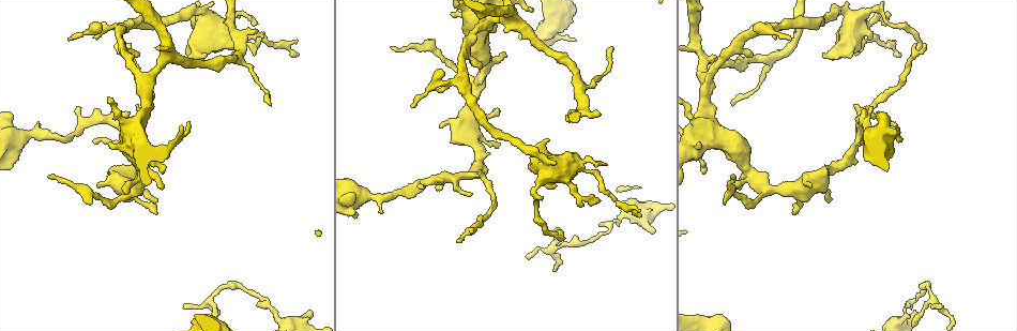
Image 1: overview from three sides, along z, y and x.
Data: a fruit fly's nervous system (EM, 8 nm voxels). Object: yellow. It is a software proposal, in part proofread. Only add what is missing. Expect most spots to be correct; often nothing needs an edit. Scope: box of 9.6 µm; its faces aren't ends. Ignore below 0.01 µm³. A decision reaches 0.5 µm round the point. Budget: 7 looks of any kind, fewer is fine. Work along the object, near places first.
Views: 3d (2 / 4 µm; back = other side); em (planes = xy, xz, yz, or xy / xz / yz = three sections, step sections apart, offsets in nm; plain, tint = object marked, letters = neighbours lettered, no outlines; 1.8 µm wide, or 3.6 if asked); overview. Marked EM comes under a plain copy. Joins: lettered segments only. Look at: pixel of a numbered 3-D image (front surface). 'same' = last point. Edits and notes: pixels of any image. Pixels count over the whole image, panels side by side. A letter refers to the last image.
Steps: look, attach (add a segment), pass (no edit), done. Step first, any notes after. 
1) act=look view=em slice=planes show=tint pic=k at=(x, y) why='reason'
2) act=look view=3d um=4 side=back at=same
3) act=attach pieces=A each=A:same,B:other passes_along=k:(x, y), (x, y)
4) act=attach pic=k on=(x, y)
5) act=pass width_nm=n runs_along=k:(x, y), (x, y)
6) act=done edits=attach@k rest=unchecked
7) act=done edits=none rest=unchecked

act=look view=em slice=xy step=8 show=letters pic=1 at=(247, 44)

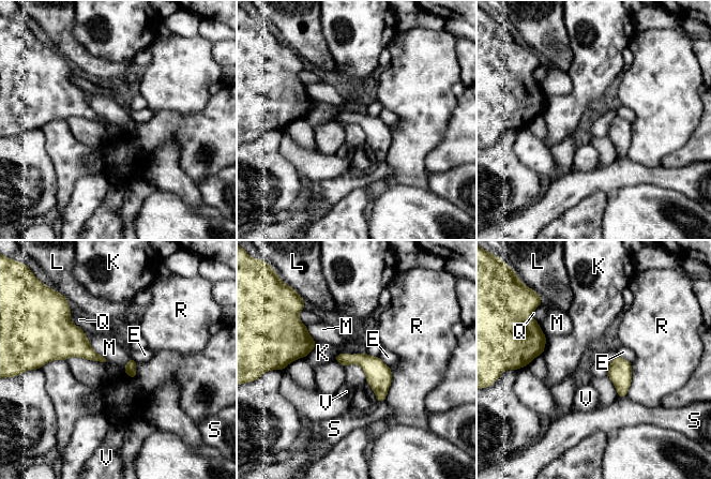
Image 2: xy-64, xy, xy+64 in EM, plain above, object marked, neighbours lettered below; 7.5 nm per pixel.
act=pass width_nm=80 longest_contact=M:300nm each=E:other,K:other,L:other,M:other,Q:other,R:other,S:other,V:other found='none of them fits'

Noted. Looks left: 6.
act=look view=3d um=2 pic=1 at=(69, 37) why='branch stops here'

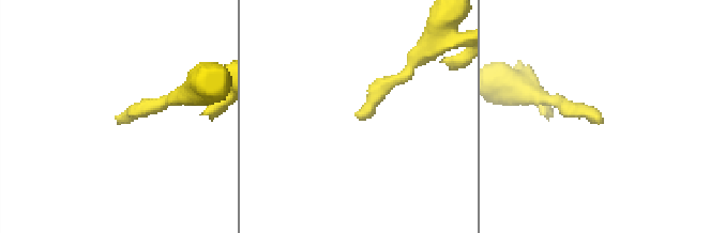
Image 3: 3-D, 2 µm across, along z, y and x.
act=look view=em slice=planes show=letters pic=3 at=(601, 113) why='shape alone is not enough'

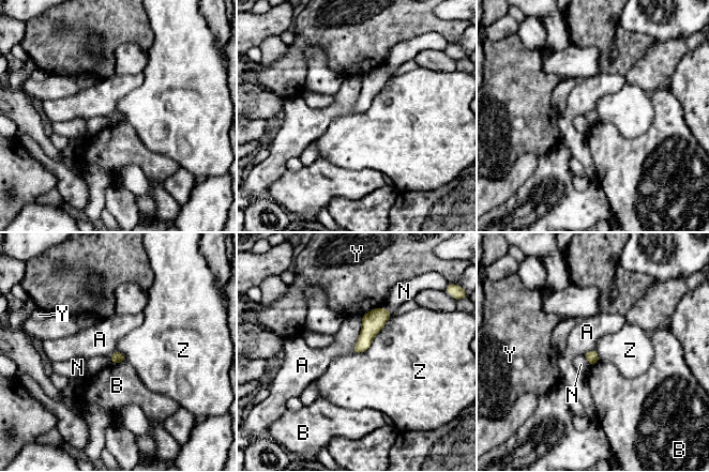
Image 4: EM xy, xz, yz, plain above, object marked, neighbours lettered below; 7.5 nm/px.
act=pass each=A:other,B:other,N:other,Y:other,Z:other border=4:(389, 317), (372, 344), (353, 353) found='none of them fits'

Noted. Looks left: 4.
act=look view=em um=3.6 slice=planes show=letters pic=1 at=(489, 63) why='calibre changes'

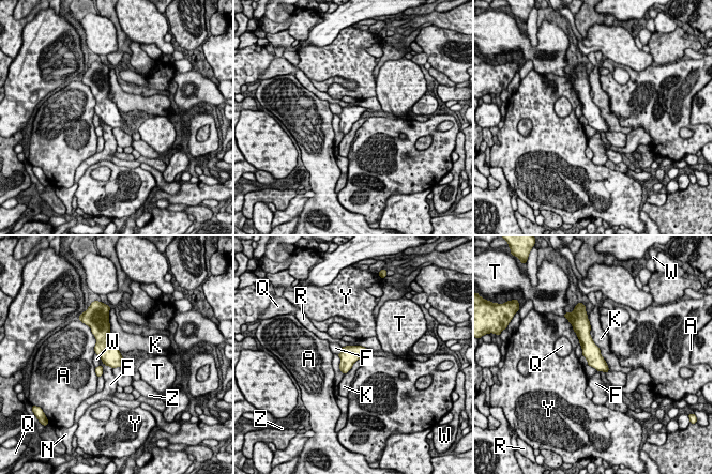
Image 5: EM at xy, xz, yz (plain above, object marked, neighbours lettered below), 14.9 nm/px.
act=pass width_nm=240 each=A:other,F:other,K:other,N:other,Q:other,R:other,T:other,W:other,Y:other,Z:other border=5:(591, 337), (609, 370) found='no lettered segment goes on from it'

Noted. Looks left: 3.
act=done edits=none rest=unchecked

